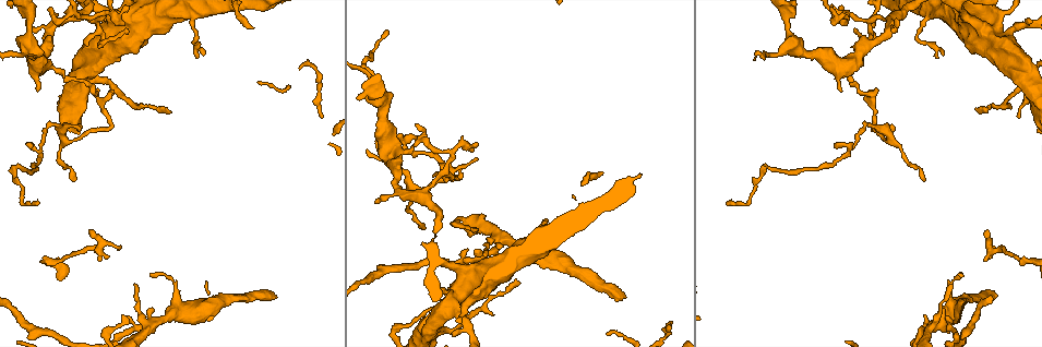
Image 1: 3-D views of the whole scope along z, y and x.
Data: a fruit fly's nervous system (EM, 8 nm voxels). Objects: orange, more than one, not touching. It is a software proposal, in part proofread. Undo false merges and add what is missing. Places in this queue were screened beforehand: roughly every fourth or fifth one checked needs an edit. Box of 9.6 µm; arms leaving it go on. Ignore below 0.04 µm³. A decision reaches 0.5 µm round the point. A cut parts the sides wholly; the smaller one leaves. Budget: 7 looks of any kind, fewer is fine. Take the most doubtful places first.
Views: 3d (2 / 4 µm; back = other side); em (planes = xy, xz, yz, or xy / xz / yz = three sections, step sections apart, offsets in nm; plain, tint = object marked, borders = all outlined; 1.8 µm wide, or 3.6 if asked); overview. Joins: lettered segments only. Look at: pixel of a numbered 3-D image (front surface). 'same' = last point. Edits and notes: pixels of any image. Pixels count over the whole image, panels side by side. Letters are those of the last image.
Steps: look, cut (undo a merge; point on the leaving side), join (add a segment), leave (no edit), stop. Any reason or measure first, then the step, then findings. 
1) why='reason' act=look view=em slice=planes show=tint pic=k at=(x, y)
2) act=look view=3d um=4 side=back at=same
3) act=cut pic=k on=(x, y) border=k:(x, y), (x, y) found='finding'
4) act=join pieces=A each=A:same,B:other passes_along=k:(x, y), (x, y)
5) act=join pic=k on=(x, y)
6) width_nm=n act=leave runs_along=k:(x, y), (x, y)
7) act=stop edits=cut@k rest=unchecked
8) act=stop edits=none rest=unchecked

why='two arms in line, one across' act=look view=3d um=2 side=back pic=1 at=(155, 322)

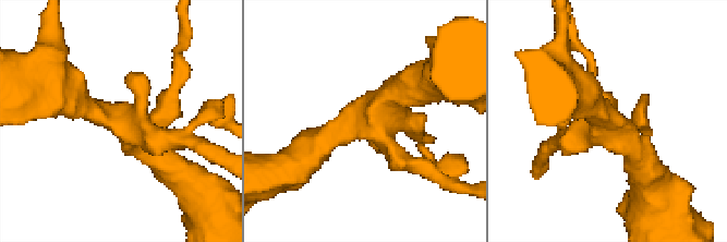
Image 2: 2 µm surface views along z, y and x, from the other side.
why='now the EM' act=look view=em slice=planes show=tint pic=2 at=(373, 123)

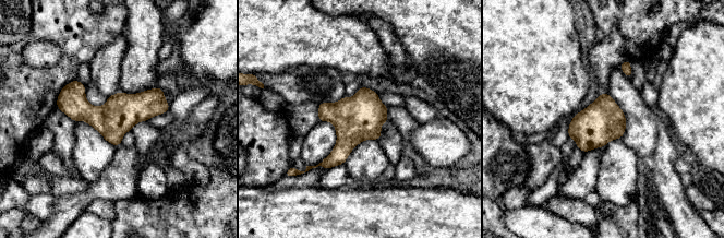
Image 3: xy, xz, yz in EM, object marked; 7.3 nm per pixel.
act=look view=em slice=planes show=borders at=same

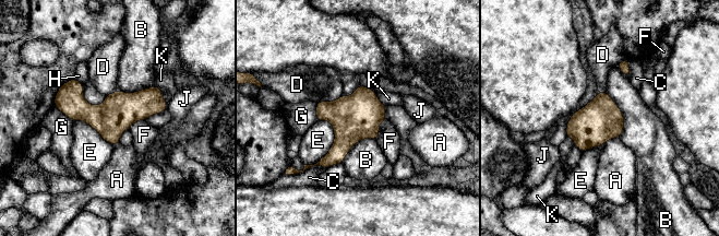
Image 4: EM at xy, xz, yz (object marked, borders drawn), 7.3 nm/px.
longest_contact=E:380nm act=leave each=A:other,B:other,C:other,D:other,E:other,F:other,G:other,H:other,J:other,K:other found='one neuron here'

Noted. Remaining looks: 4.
why='an open end' act=look view=em um=3.6 slice=planes show=borders pic=1 at=(995, 297)

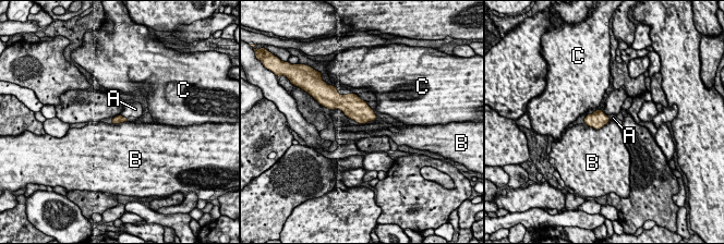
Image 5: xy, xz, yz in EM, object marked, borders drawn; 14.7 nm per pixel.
width_nm=130 act=join pieces=A each=A:same,B:other,C:other passes_along=5:(119, 119), (123, 117), (135, 109) found='it goes on there'

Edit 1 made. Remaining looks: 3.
act=stop edits=join@5 rest=unchecked

